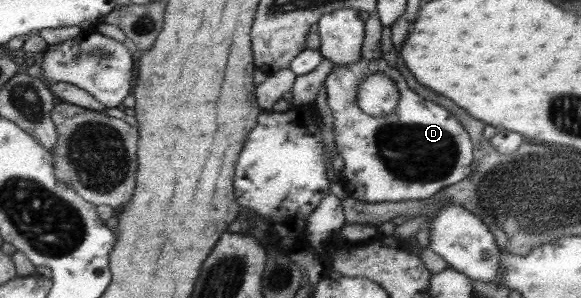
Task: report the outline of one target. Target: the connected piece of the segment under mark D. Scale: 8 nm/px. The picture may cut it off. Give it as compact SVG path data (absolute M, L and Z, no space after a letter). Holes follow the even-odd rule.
M384 56L373 61L364 57L358 63L338 65L328 77L327 91L329 105L335 118L333 134L337 152L345 162L345 170L342 172L344 187L350 196L369 203L428 199L438 191L446 190L452 184L470 176L474 152L468 131L462 128L456 116L450 114L446 108L440 108L440 104L434 104L410 90L400 70L390 66ZM376 72L392 77L399 89L399 107L392 115L368 116L359 104L359 88L362 88L368 76Z

